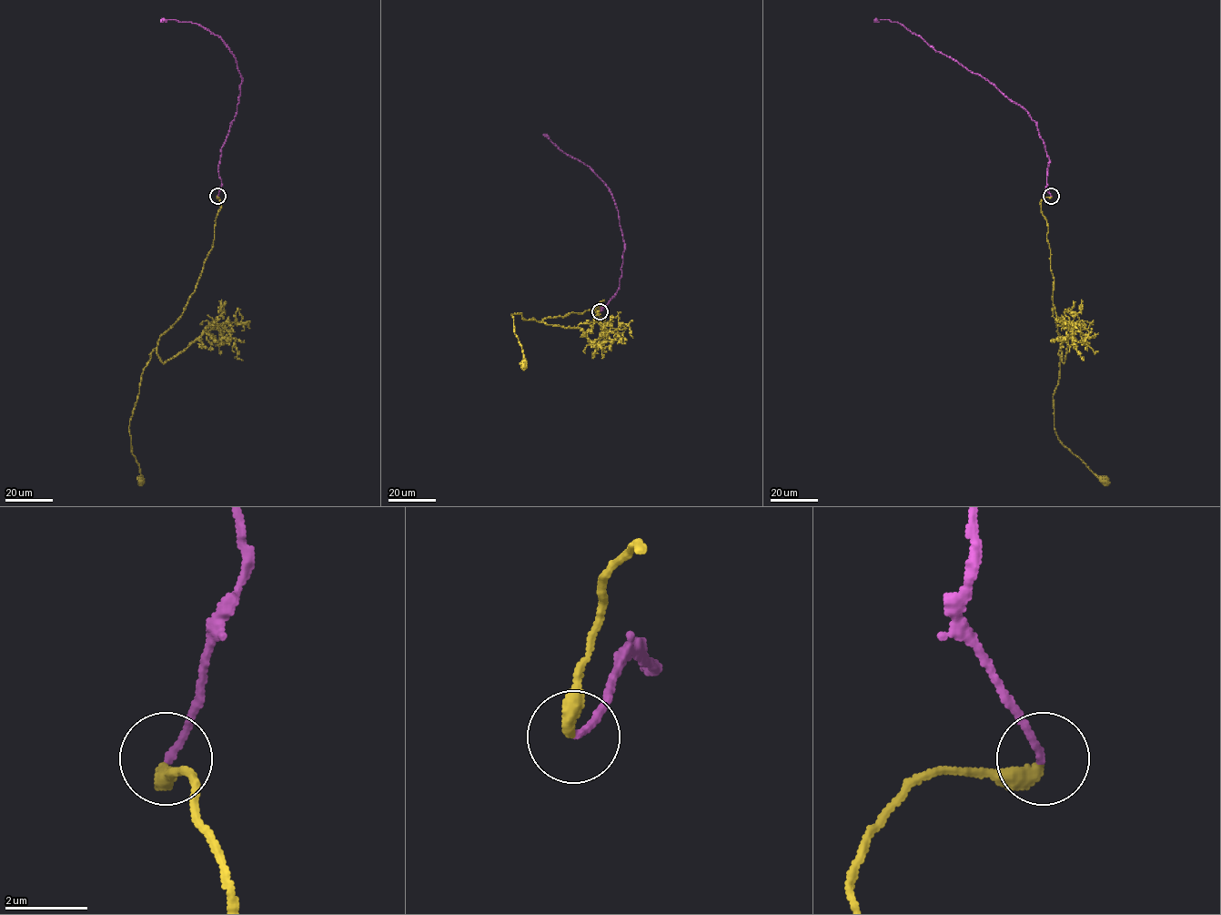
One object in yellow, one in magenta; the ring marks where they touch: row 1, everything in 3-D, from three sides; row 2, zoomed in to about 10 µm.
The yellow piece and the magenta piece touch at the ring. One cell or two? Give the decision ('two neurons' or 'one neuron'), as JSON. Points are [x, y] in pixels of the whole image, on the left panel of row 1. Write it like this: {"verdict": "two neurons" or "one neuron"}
{"verdict": "one neuron"}

